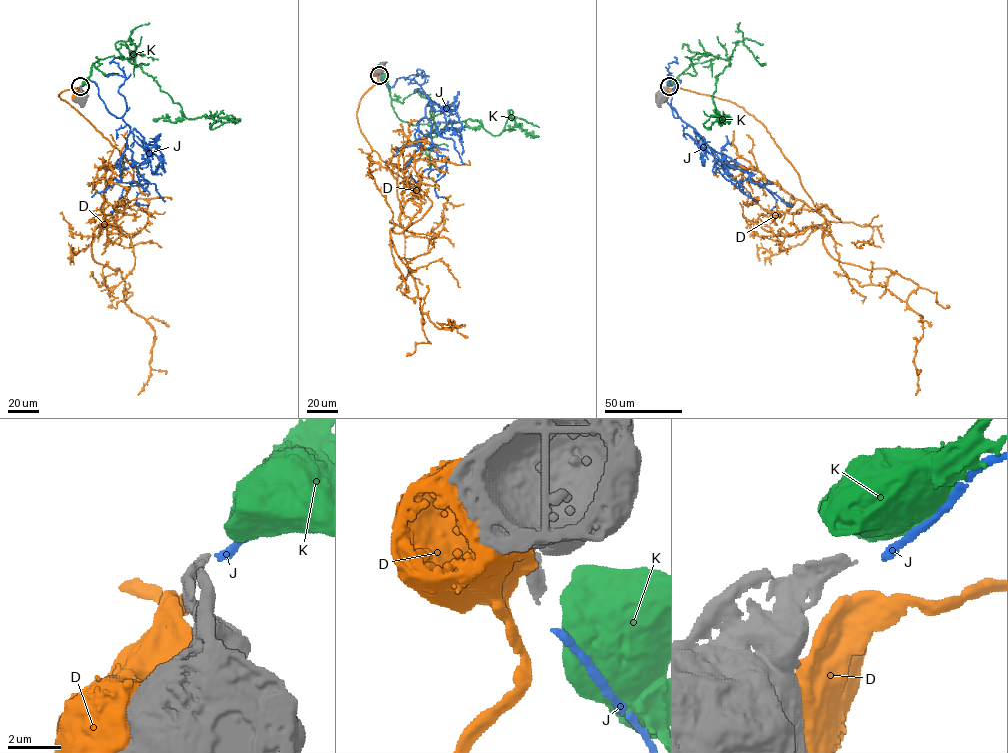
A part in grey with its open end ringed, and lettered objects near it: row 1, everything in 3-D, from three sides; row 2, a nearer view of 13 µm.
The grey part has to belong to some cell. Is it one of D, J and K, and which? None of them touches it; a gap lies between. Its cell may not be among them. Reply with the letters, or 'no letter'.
no letter

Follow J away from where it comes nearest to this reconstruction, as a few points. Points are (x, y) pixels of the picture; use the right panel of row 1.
J: (671, 86), (681, 80), (672, 95), (673, 116), (763, 185), (776, 199), (774, 216)

